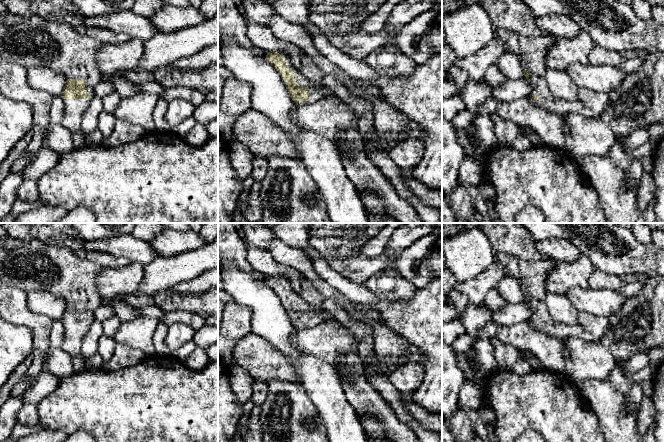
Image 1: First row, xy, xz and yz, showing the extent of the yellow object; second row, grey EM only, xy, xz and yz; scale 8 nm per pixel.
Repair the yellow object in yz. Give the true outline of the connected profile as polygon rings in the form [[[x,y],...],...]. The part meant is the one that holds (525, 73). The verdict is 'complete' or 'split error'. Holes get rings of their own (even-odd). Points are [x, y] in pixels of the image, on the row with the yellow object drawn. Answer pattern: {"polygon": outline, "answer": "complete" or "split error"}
{"polygon": [[[506,28],[495,29],[495,34],[503,40],[505,52],[518,57],[524,70],[524,76],[532,87],[531,94],[527,98],[535,105],[561,116],[572,113],[580,114],[585,118],[594,116],[592,111],[585,107],[579,99],[575,101],[557,99],[548,89],[545,80],[548,69],[546,55],[550,46],[555,43],[555,37],[549,34],[526,37]]], "answer": "split error"}

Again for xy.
{"polygon": [[[9,12],[0,14],[0,55],[25,68],[47,67],[61,73],[65,80],[61,94],[65,110],[61,121],[74,133],[80,129],[82,115],[94,97],[93,88],[102,80],[98,54],[102,43],[76,31],[72,26],[42,17],[21,17]]], "answer": "split error"}

